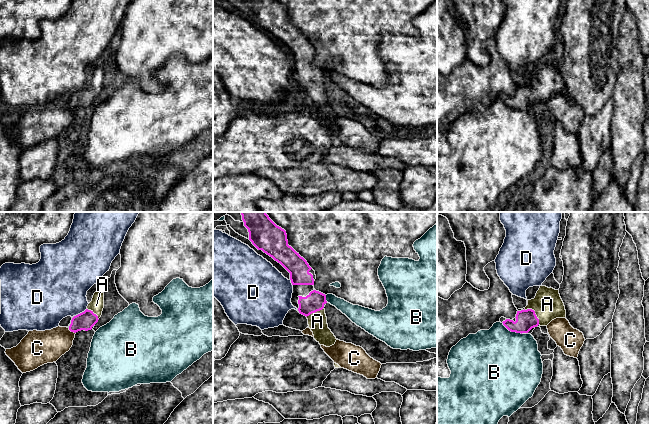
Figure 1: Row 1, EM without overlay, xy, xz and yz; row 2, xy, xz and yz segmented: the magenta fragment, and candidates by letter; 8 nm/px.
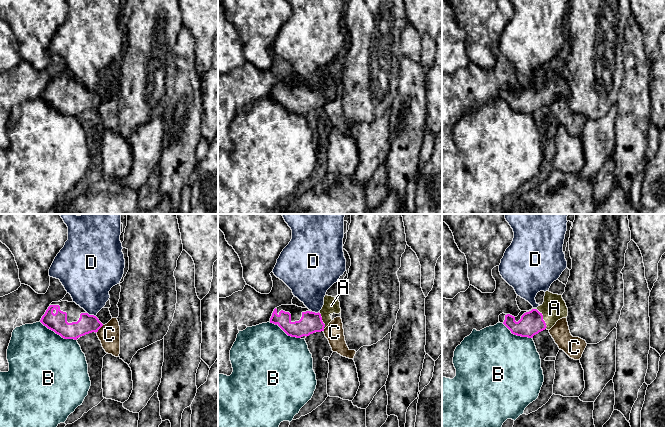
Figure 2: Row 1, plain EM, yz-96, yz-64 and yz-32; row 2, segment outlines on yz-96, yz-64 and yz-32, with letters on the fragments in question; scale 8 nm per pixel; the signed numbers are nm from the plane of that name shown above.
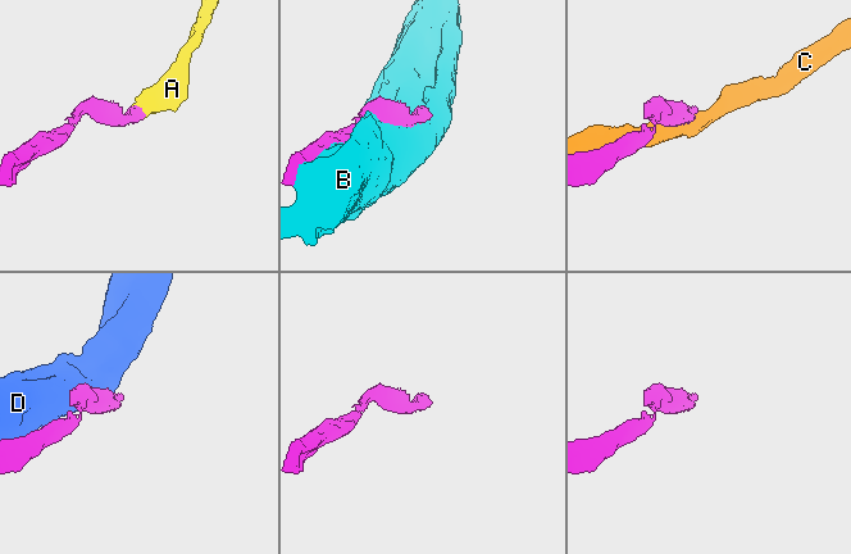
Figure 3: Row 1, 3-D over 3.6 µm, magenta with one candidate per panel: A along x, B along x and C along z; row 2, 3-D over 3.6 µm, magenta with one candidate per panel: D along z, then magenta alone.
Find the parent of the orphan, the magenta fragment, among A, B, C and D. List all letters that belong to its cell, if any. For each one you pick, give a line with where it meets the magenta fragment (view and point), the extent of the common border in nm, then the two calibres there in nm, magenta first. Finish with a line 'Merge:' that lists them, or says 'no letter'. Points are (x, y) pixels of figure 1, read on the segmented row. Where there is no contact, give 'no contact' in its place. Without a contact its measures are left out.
A: yz (534, 313) | 180 nm | 160/240 nm
Merge: A

